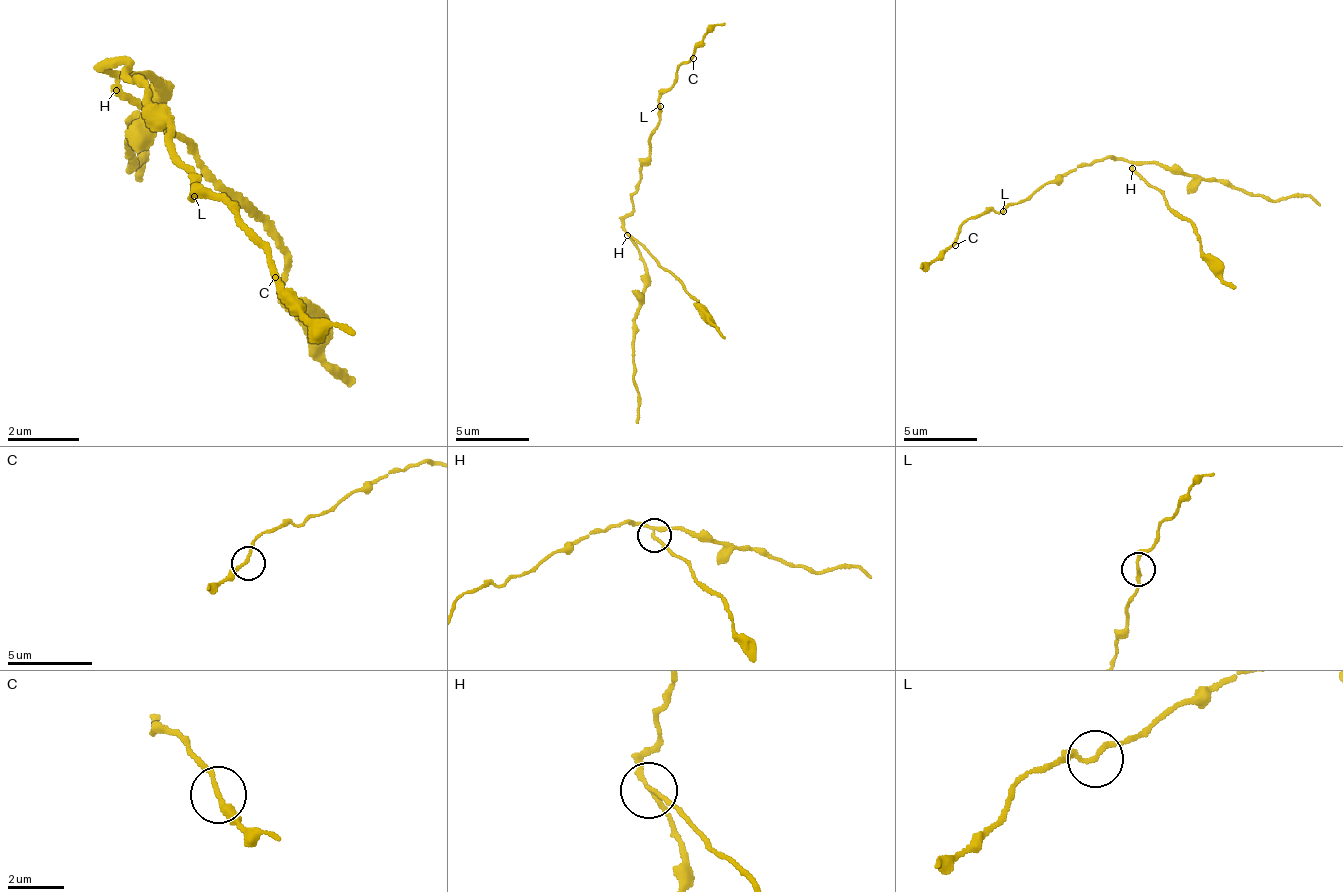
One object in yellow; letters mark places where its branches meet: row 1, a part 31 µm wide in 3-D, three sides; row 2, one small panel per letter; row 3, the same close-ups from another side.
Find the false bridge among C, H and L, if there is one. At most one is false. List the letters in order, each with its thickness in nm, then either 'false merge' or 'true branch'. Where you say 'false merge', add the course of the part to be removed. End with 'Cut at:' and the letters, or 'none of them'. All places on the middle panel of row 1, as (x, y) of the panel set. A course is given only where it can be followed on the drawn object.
C: 160 nm thick; true branch
H: 140 nm thick; false merge; foreign part runs (627, 234), (693, 297), (726, 337)
L: 180 nm thick; true branch
Cut at: H

